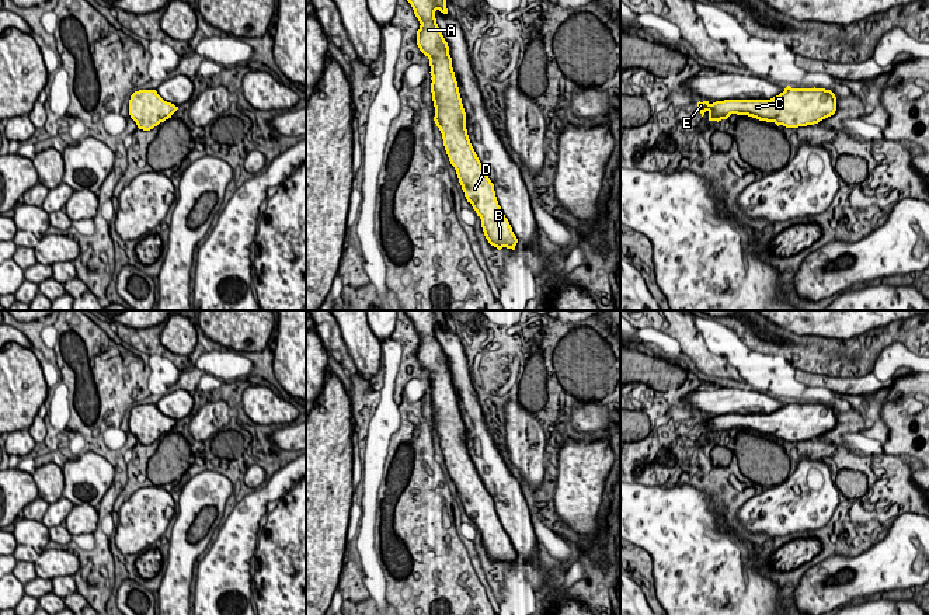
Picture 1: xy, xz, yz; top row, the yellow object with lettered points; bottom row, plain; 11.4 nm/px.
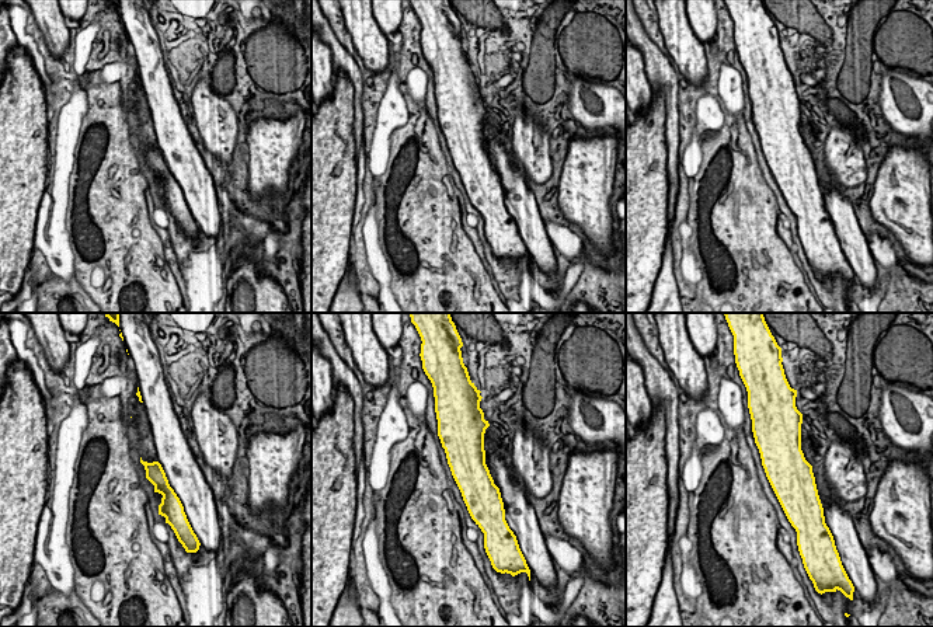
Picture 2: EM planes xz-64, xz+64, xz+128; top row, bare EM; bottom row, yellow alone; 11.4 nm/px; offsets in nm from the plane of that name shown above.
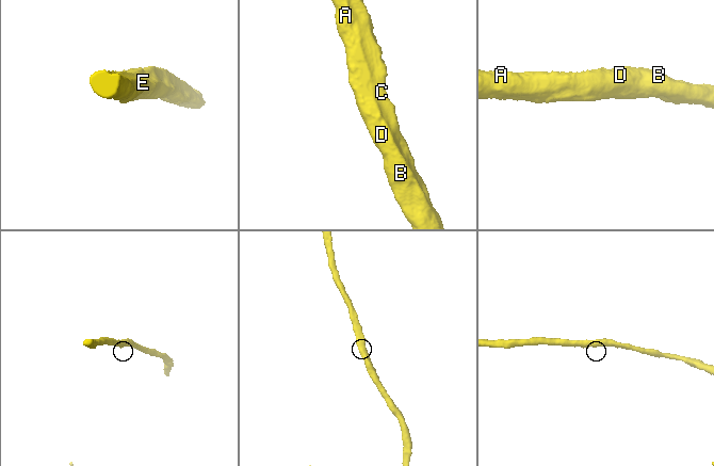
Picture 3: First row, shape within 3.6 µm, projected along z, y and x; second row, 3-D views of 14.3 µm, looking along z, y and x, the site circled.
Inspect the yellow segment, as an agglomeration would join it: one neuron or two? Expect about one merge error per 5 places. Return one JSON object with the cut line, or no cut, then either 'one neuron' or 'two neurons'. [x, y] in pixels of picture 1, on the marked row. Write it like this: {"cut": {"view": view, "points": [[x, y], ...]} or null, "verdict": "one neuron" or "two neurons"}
{"cut": null, "verdict": "one neuron"}

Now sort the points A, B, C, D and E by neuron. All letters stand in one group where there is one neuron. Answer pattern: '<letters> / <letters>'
A B C D E

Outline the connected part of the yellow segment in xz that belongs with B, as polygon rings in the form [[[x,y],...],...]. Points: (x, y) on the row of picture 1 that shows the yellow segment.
[[[407,0],[420,21],[417,45],[429,59],[434,121],[439,128],[450,164],[455,167],[467,202],[472,204],[488,243],[498,250],[515,250],[518,243],[512,227],[498,205],[494,184],[486,174],[470,143],[466,112],[452,67],[449,46],[435,18],[439,10],[448,14],[446,0]]]

